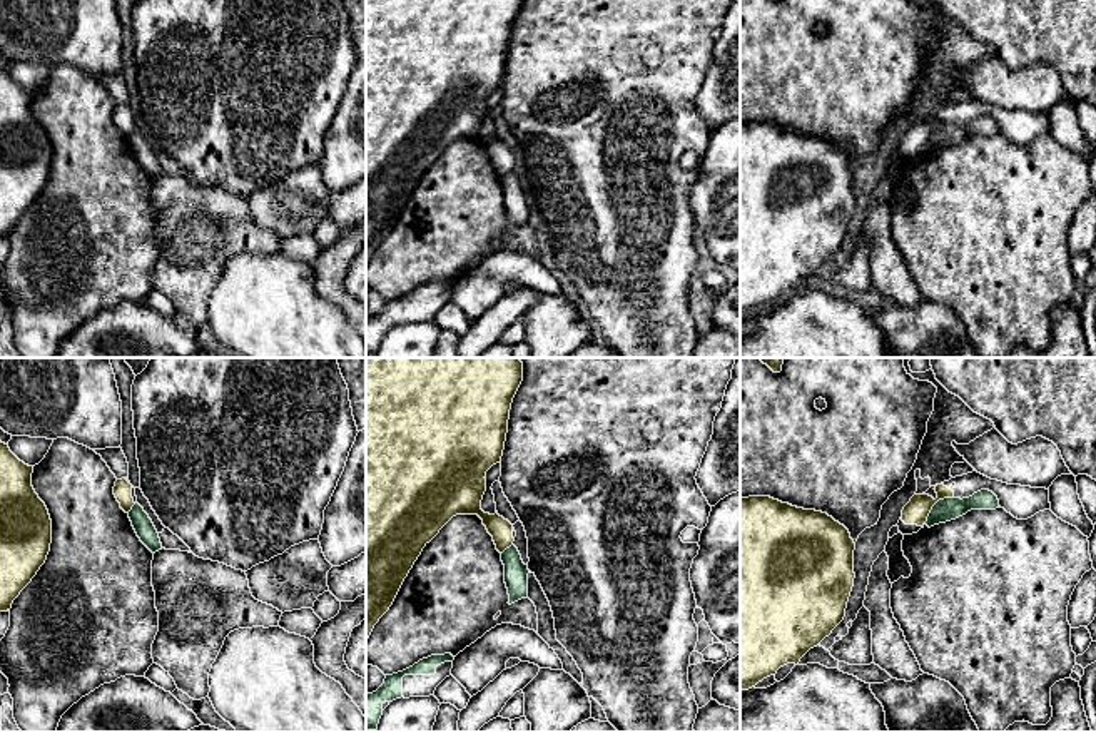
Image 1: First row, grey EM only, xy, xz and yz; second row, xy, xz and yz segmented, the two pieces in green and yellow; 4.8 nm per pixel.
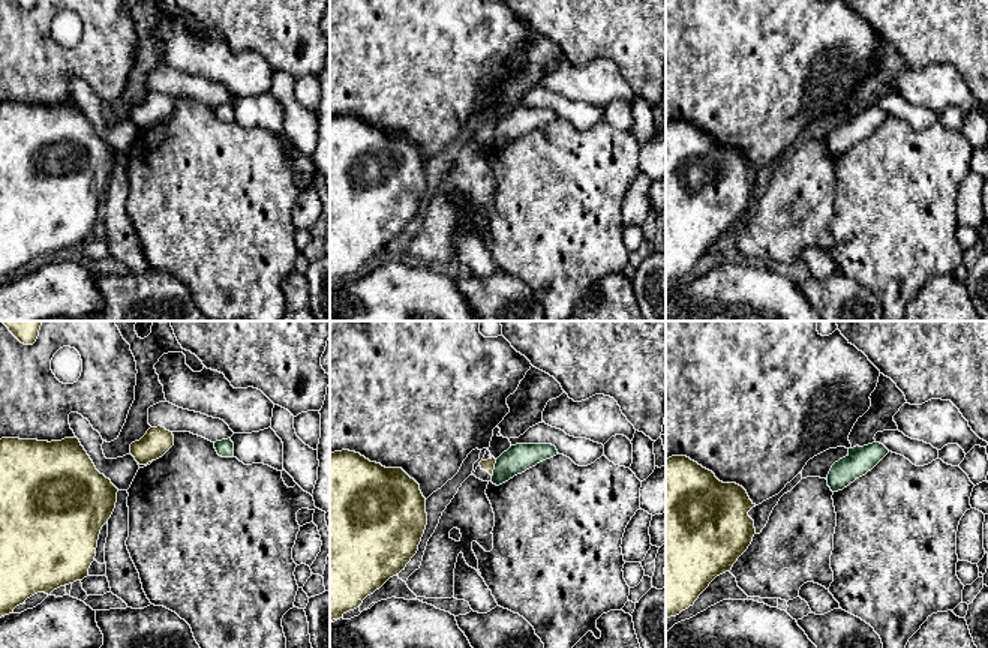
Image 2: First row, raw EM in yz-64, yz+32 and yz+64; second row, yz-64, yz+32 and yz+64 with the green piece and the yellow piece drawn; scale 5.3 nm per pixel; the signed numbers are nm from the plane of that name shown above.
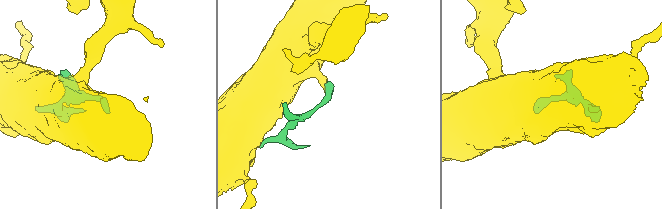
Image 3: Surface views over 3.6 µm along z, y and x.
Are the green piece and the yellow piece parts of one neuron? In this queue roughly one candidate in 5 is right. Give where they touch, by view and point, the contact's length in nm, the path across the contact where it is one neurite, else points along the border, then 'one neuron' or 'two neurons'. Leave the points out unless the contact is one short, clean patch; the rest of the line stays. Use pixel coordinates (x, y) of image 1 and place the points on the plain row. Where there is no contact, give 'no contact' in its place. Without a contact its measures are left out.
meets green in yz at (934, 131); contact 190 nm long; border along yz (953, 122), (941, 124), (924, 149); two neurons

